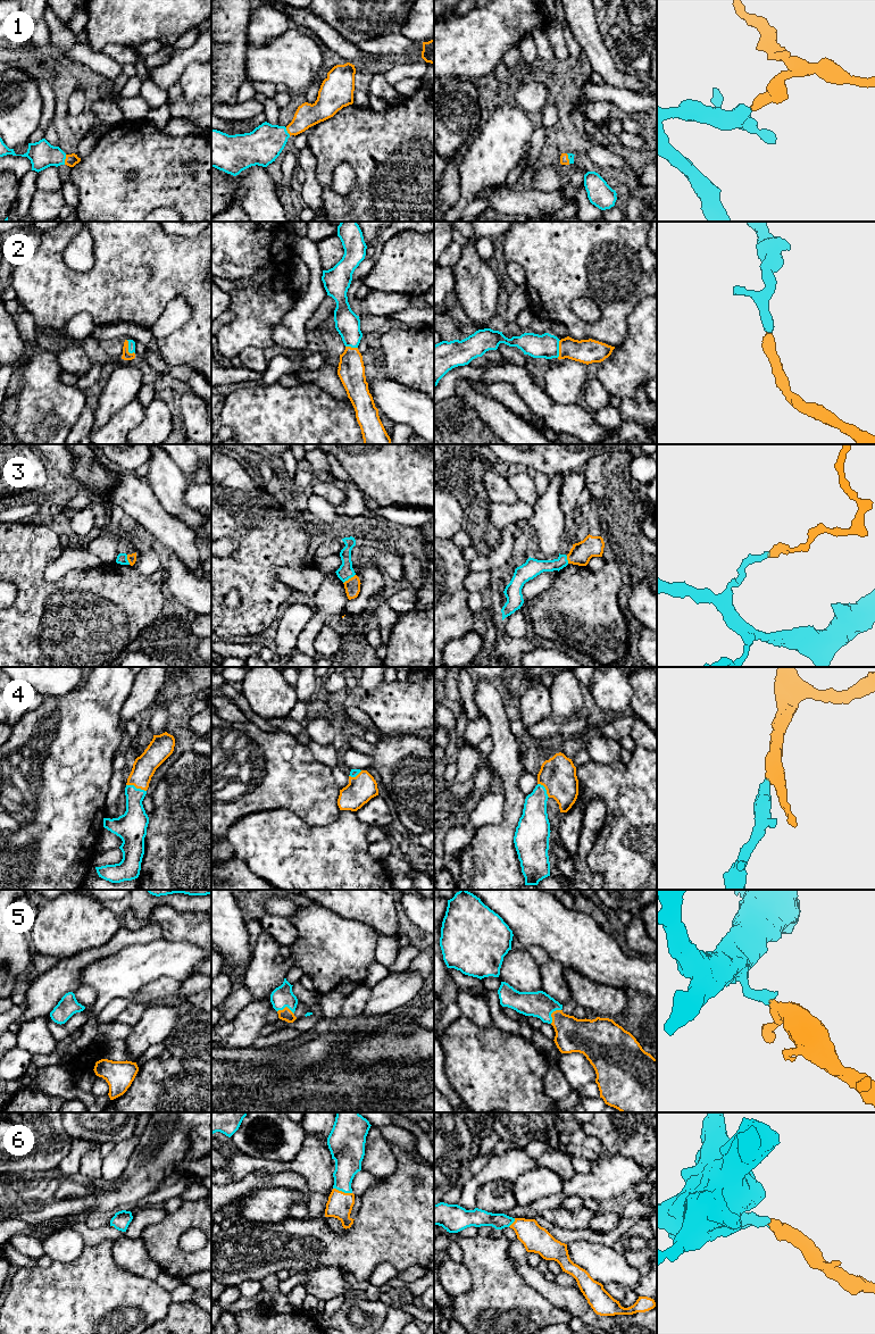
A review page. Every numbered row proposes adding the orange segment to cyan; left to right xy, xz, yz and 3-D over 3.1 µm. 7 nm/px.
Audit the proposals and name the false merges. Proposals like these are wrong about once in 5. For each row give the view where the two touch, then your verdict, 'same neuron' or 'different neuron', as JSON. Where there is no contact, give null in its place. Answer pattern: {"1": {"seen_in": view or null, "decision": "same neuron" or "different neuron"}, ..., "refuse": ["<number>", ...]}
{"1": {"seen_in": "xy", "decision": "same neuron"}, "2": {"seen_in": "xy", "decision": "same neuron"}, "3": {"seen_in": "xz", "decision": "different neuron"}, "4": {"seen_in": "xy", "decision": "same neuron"}, "5": {"seen_in": "yz", "decision": "same neuron"}, "6": {"seen_in": "xz", "decision": "same neuron"}, "refuse": ["3"]}

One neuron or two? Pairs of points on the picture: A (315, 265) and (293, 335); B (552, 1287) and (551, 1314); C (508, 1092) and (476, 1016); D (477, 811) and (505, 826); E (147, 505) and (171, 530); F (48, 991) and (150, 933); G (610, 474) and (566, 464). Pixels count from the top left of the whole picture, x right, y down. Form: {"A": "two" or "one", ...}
{"A": "one", "B": "two", "C": "two", "D": "two", "E": "one", "F": "one", "G": "two"}

